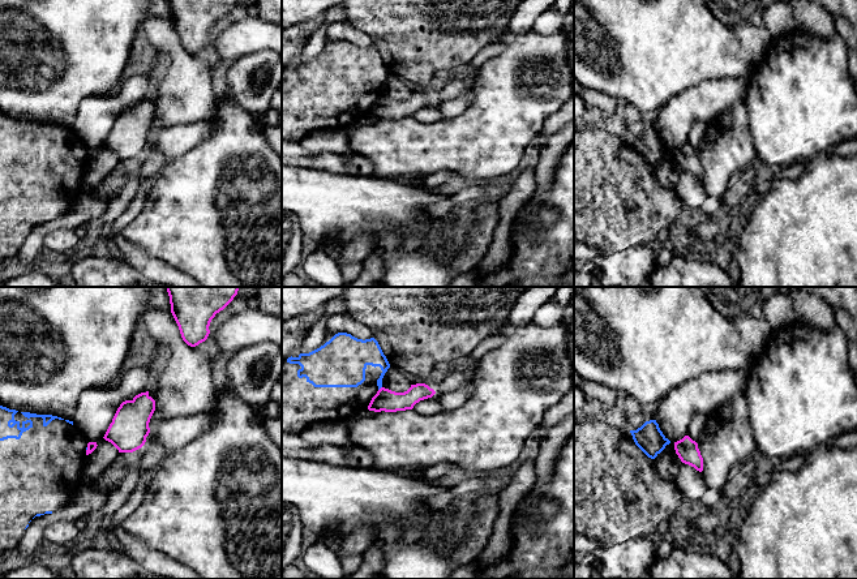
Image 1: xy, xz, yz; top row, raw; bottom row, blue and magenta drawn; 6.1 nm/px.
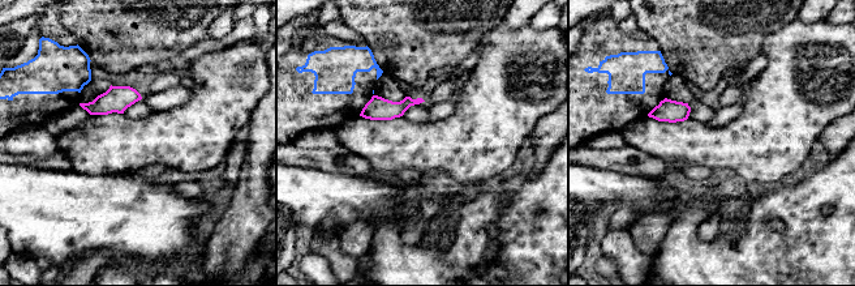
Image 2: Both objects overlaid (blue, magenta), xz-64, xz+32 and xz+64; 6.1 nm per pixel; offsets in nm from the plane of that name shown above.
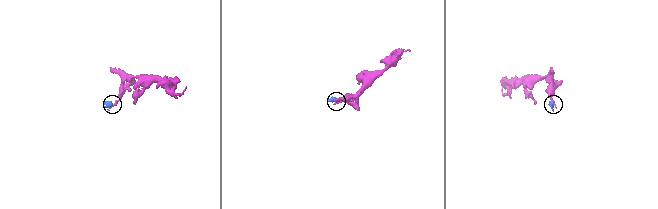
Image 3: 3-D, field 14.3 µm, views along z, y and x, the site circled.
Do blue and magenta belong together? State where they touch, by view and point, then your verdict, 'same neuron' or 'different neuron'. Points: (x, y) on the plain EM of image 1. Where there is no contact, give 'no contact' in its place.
xz (380, 95) | different neuron

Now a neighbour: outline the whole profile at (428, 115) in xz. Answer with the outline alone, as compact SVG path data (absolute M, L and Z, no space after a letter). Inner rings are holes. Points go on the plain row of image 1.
M434 102L432 106L416 111L412 117L424 124L433 124L441 120L441 112Z

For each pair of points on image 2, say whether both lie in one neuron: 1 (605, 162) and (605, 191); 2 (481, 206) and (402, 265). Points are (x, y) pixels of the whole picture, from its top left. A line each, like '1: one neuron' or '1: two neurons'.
1: two neurons
2: one neuron

